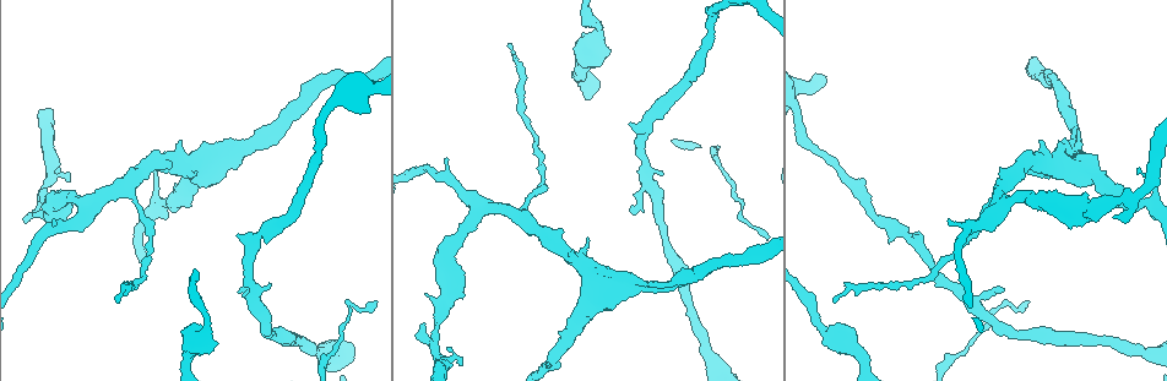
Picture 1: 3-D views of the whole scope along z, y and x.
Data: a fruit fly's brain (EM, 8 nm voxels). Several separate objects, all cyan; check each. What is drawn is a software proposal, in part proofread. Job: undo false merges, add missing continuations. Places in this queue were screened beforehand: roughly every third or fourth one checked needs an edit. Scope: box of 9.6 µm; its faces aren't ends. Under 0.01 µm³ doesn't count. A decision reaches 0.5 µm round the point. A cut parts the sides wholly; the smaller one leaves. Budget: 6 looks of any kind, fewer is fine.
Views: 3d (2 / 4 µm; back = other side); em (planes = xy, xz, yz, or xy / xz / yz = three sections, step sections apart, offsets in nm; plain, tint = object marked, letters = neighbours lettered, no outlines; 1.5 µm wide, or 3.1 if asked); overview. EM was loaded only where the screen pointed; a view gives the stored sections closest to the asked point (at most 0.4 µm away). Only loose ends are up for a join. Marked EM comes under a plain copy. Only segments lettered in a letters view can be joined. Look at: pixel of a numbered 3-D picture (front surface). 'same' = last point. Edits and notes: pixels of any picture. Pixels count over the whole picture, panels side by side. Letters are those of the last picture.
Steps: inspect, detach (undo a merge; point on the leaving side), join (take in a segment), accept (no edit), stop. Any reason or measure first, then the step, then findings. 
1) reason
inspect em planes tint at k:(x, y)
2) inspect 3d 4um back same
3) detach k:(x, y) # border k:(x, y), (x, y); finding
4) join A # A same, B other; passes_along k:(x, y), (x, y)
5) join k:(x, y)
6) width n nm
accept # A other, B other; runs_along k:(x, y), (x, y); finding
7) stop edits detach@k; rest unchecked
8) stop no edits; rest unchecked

branch stops here
inspect em xy step 8 tint at 1:(1039, 140)

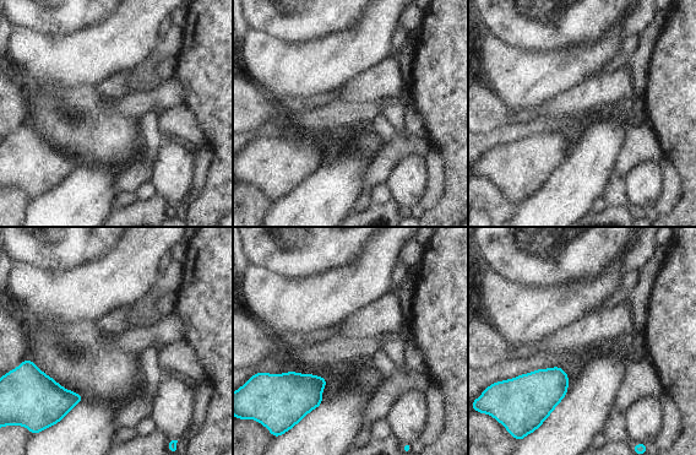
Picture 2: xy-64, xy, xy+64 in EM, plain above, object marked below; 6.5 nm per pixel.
inspect em planes letters same

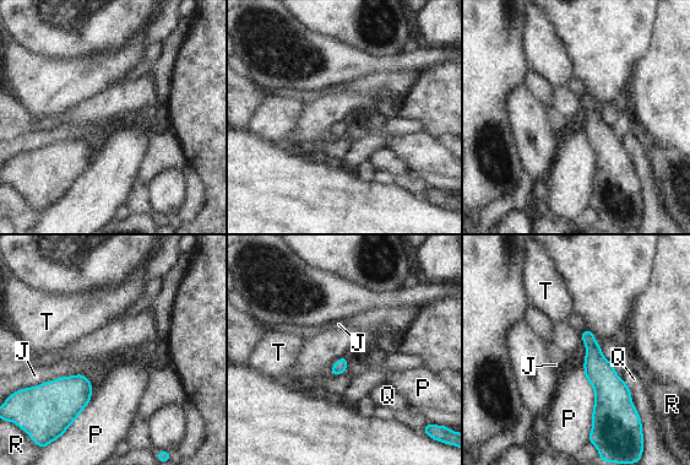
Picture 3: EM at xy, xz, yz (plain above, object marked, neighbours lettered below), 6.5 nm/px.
longest_contact P 340 nm
accept # J other, P other, Q other, R other, T other; border 3:(582, 365), (593, 389), (592, 415); none of them fits

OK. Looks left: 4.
branch stops here
inspect em planes letters at 1:(630, 208)

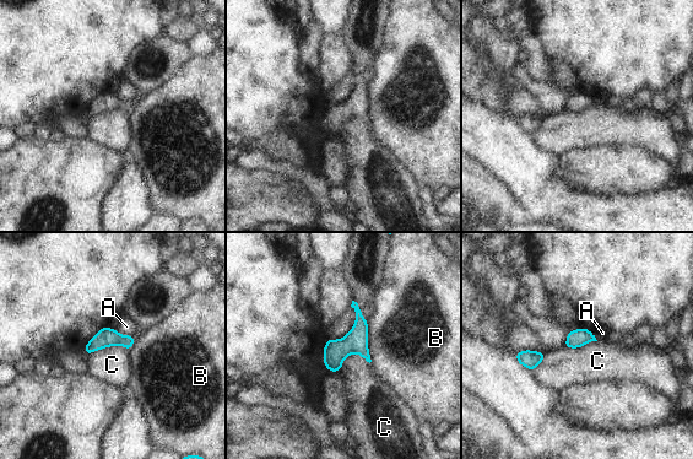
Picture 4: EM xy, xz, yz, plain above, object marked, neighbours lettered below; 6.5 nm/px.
accept # A other, B other, C other; border 4:(129, 349), (111, 345), (87, 355); no lettered segment goes on from it

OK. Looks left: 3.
long arm stops here
inspect em planes tint at 1:(510, 45)

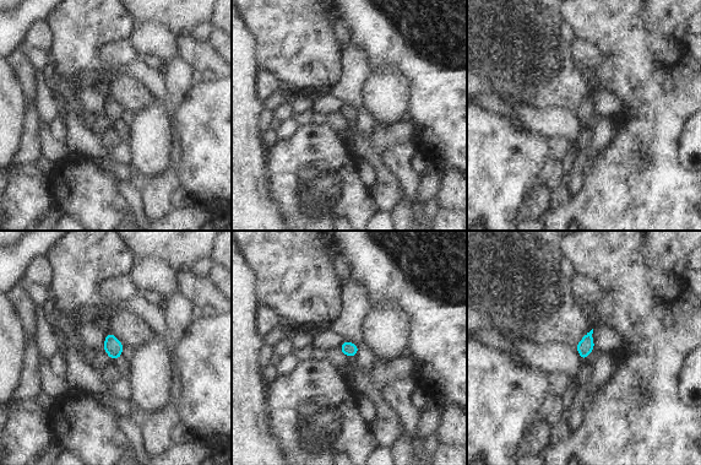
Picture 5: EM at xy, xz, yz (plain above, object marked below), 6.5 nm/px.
inspect em planes letters same

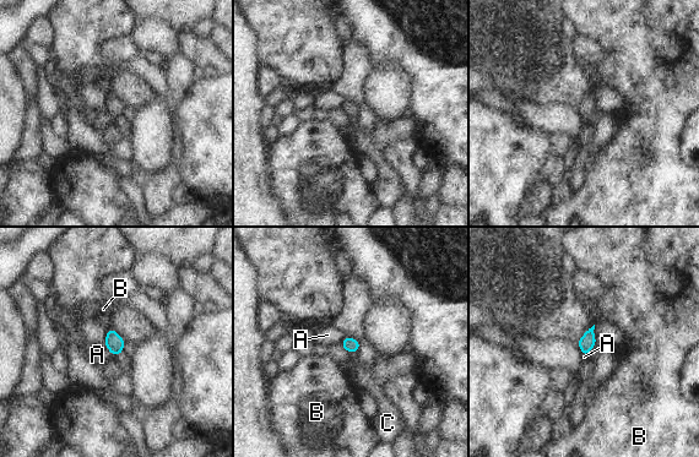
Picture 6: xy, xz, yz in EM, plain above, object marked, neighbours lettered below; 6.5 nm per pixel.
accept # A other, B other, C other; border 6:(594, 344), (585, 355); no lettered segment goes on from it

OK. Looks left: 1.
stop no edits; rest unchecked

